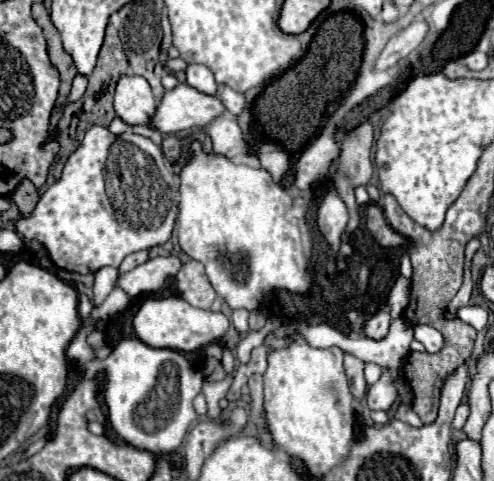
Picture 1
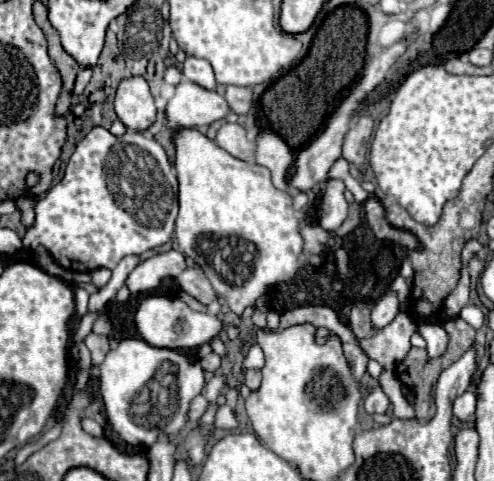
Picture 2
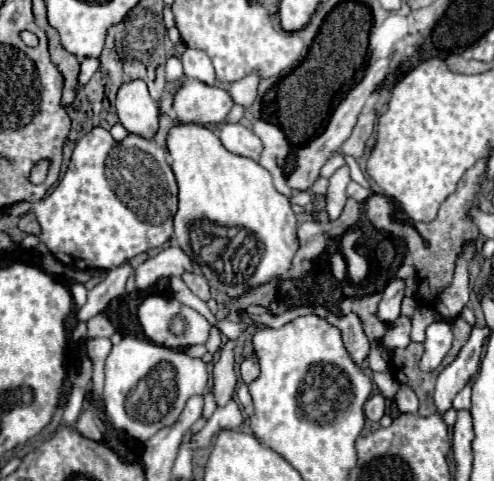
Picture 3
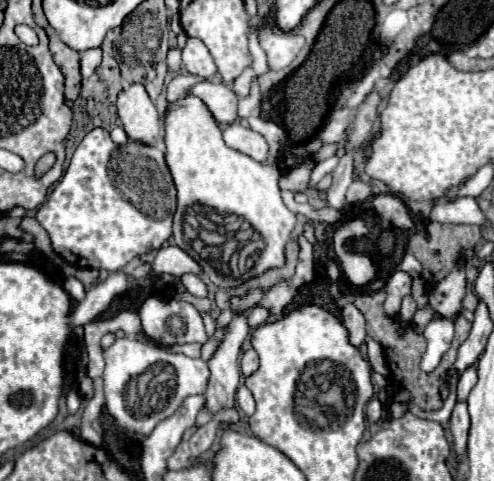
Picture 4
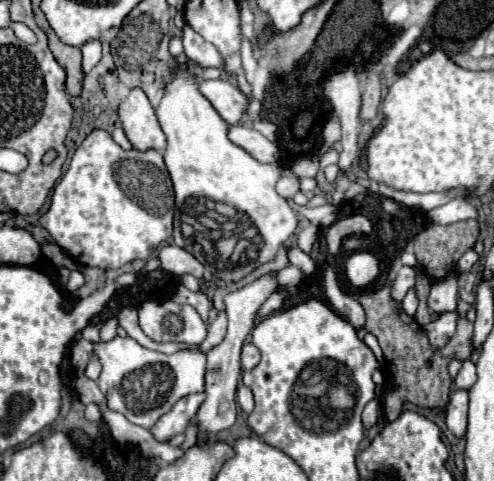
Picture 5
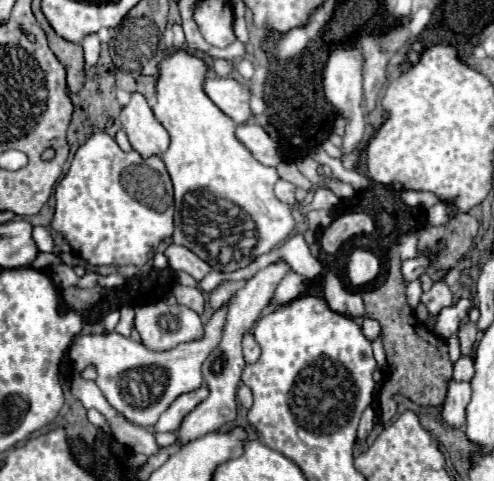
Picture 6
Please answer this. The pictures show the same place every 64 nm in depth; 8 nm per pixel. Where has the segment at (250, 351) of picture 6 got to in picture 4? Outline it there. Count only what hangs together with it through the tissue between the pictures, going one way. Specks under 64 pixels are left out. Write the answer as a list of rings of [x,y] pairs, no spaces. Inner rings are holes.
[[[248,348],[248,350],[244,350],[244,354],[242,354],[242,374],[244,376],[250,376],[252,372],[256,372],[256,368],[258,368],[258,356],[256,356],[256,350],[254,348]]]

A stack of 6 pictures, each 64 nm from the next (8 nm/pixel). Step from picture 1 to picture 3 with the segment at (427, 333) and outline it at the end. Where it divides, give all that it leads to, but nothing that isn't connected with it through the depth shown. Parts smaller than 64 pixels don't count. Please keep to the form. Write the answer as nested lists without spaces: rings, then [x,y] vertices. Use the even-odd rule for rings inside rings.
[[[446,320],[432,322],[426,328],[426,342],[424,342],[424,356],[420,360],[420,368],[424,372],[432,372],[440,366],[442,358],[448,354],[452,346],[452,328]]]

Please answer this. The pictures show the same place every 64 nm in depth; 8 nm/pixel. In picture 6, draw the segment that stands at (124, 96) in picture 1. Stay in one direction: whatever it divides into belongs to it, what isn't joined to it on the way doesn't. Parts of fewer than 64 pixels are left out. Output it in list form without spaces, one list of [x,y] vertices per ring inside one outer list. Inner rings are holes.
[[[132,94],[128,106],[120,114],[120,120],[132,148],[144,156],[144,160],[148,156],[162,156],[170,146],[166,128],[154,118],[152,108],[142,94]]]

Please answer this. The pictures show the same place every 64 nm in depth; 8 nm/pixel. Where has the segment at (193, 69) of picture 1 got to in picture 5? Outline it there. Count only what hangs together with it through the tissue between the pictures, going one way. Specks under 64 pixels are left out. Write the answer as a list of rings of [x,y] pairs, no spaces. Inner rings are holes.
[[[188,24],[182,30],[184,36],[184,54],[188,56],[188,60],[192,64],[200,64],[204,68],[210,66],[220,66],[220,52],[216,52],[216,48],[212,44],[208,44],[198,32],[192,32],[192,28],[188,28]]]

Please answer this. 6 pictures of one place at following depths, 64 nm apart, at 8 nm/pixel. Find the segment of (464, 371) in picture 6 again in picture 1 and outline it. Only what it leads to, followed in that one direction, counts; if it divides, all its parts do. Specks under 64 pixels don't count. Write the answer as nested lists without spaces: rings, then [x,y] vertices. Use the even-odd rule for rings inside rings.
[[[464,400],[464,402],[460,402],[460,406],[456,408],[456,416],[454,416],[454,422],[452,422],[452,426],[454,426],[454,428],[458,428],[458,430],[462,430],[462,426],[466,424],[468,412],[470,412],[470,408],[468,408],[468,402],[466,402],[466,400]]]

